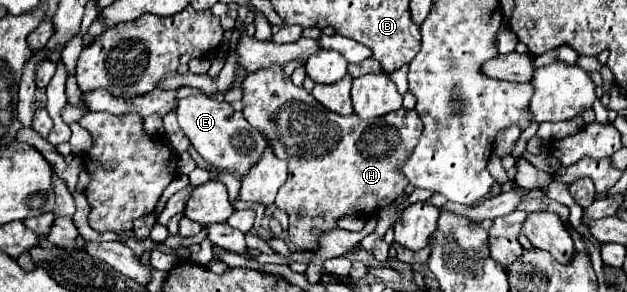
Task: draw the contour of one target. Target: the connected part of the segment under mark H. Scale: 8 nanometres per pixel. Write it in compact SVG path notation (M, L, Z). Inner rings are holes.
M267 67L249 73L243 81L243 115L245 119L261 131L269 141L273 153L287 161L289 179L285 187L279 189L275 205L289 215L289 239L303 251L317 251L323 233L337 229L337 221L345 215L371 217L379 209L395 203L397 197L405 193L407 179L401 175L401 165L413 153L421 137L421 119L415 109L399 109L377 119L359 119L357 115L341 117L313 99L303 87L295 87L289 77L283 75L281 67Z

